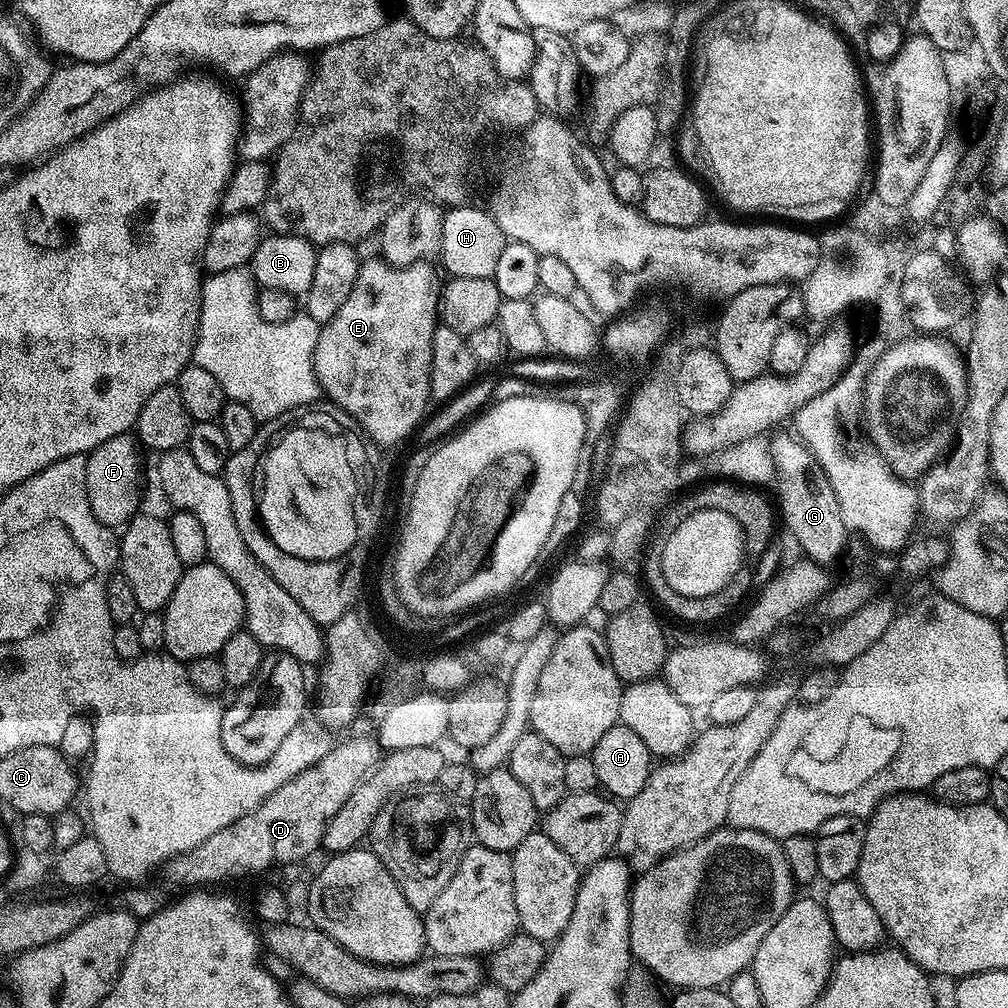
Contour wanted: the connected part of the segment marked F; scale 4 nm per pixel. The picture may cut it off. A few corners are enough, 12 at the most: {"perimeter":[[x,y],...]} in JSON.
{"perimeter":[[129,435],[90,452],[87,501],[110,529],[137,513],[140,460]]}

